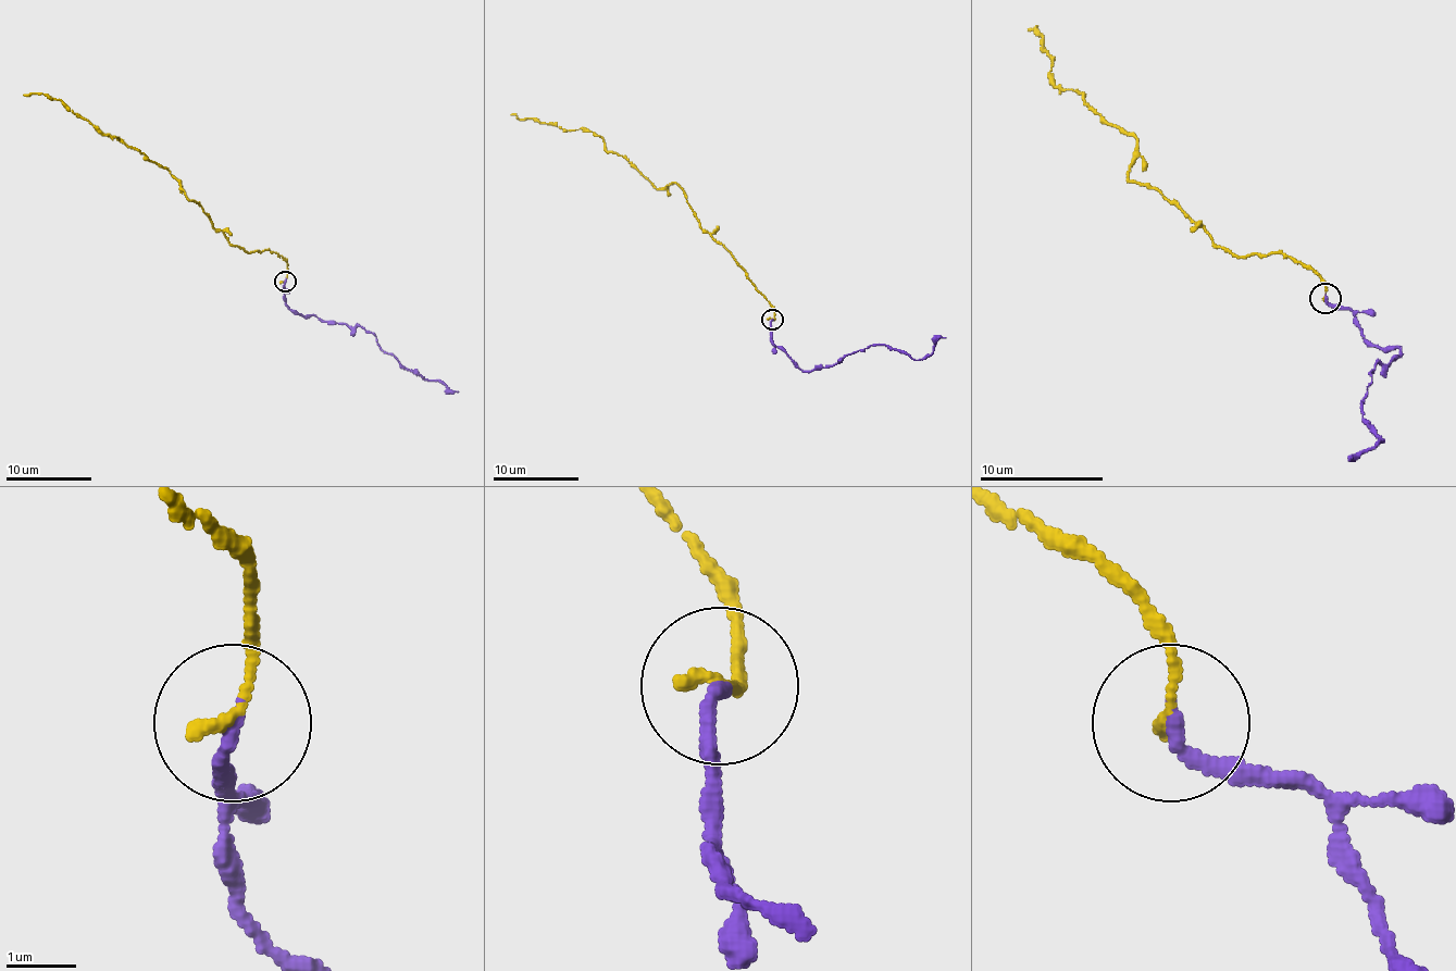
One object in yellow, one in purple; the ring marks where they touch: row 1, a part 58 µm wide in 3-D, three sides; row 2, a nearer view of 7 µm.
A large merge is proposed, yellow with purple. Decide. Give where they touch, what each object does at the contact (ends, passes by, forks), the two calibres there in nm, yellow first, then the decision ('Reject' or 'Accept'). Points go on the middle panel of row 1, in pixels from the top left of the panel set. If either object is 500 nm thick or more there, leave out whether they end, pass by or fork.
Place: (772, 319). At the ring yellow ends. At the ring purple ends. Thickness 180 nm (yellow) against 240 nm. Accept

